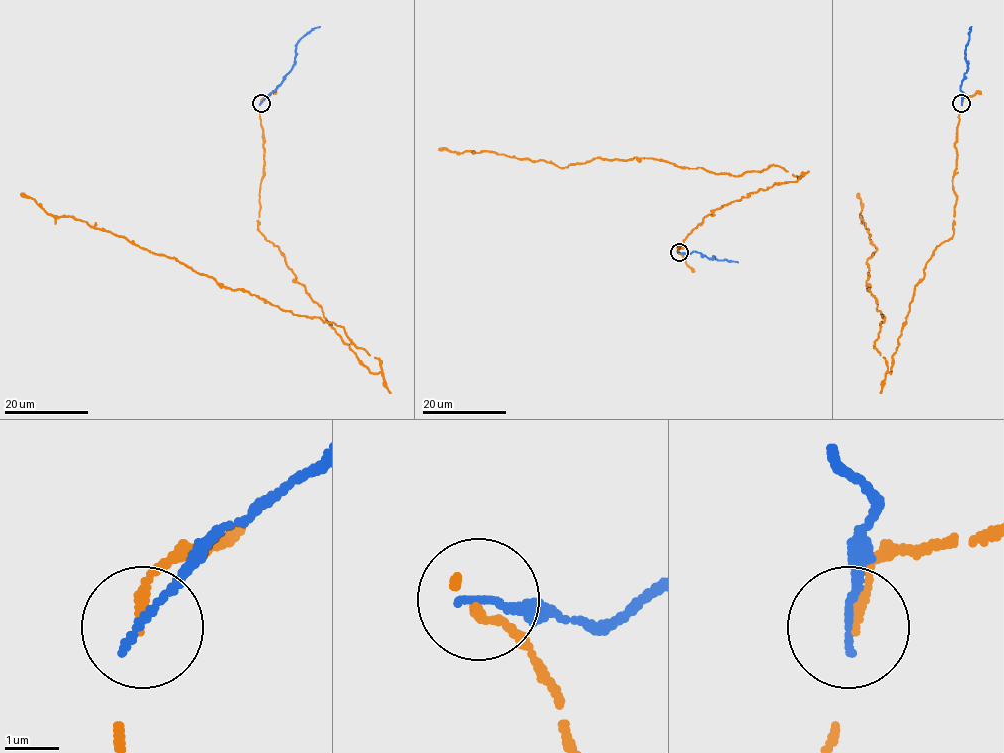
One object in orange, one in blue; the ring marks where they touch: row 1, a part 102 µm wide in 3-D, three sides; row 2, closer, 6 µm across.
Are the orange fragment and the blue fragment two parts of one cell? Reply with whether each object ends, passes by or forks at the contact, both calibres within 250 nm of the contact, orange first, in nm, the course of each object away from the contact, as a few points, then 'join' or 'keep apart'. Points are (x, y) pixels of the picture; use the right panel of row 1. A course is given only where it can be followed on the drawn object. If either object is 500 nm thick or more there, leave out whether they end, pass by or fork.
orange ends | blue ends | 170/140 nm | orange via (962, 103), (953, 235), (914, 287), (890, 373), (873, 345), (885, 317), (867, 288), (877, 248), (859, 193) | blue via (962, 103), (960, 85), (968, 67), (965, 57), (971, 26) | keep apart

